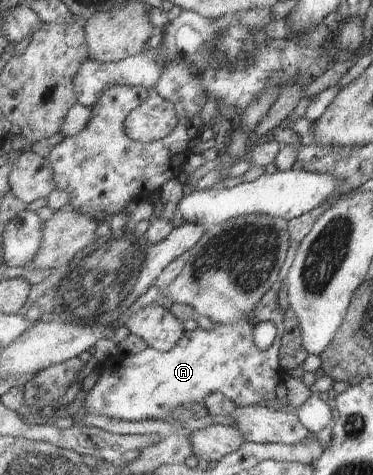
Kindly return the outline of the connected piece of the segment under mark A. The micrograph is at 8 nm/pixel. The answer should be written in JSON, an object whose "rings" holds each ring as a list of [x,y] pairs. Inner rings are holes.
{"rings":[[[273,287],[255,309],[251,320],[231,324],[214,324],[209,330],[197,327],[192,332],[185,332],[178,345],[169,352],[163,352],[156,348],[148,348],[142,353],[128,355],[118,351],[99,365],[100,372],[97,383],[91,389],[86,398],[84,412],[93,415],[104,415],[112,419],[125,419],[130,421],[164,421],[172,412],[178,412],[180,408],[187,408],[194,404],[204,404],[203,401],[211,393],[221,391],[237,406],[261,405],[268,406],[271,401],[278,402],[276,387],[284,383],[286,372],[281,361],[281,348],[285,332],[286,311],[278,305],[276,287]],[[260,322],[272,322],[277,327],[275,342],[267,349],[260,349],[255,342],[255,324]]]}

